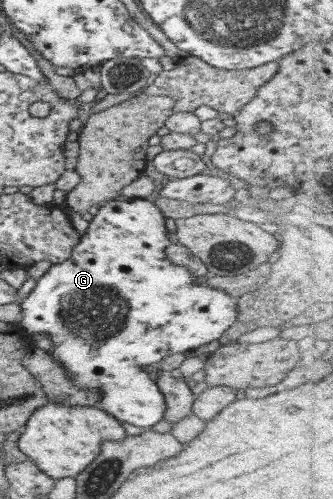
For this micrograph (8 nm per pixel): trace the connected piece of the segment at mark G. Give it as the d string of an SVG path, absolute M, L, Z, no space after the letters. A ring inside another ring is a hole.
M118 198L107 201L104 205L100 205L98 213L94 215L94 219L90 221L88 229L86 229L86 235L81 237L79 243L76 243L70 259L65 259L56 265L52 264L48 271L37 279L35 288L22 300L22 303L18 304L24 313L22 313L22 319L17 325L24 328L28 336L32 333L45 333L50 337L50 341L53 343L51 356L71 373L73 382L77 387L87 387L89 391L98 391L101 396L96 405L120 420L121 423L130 423L130 425L145 429L156 425L163 418L166 406L164 394L160 391L156 381L151 379L150 374L144 371L142 367L157 364L173 353L186 353L186 351L198 349L202 345L220 339L224 335L224 331L228 331L238 317L237 303L234 297L225 291L210 287L204 280L189 272L187 267L171 263L164 250L170 246L172 241L173 237L166 228L166 218L152 201L146 199L126 201Z

